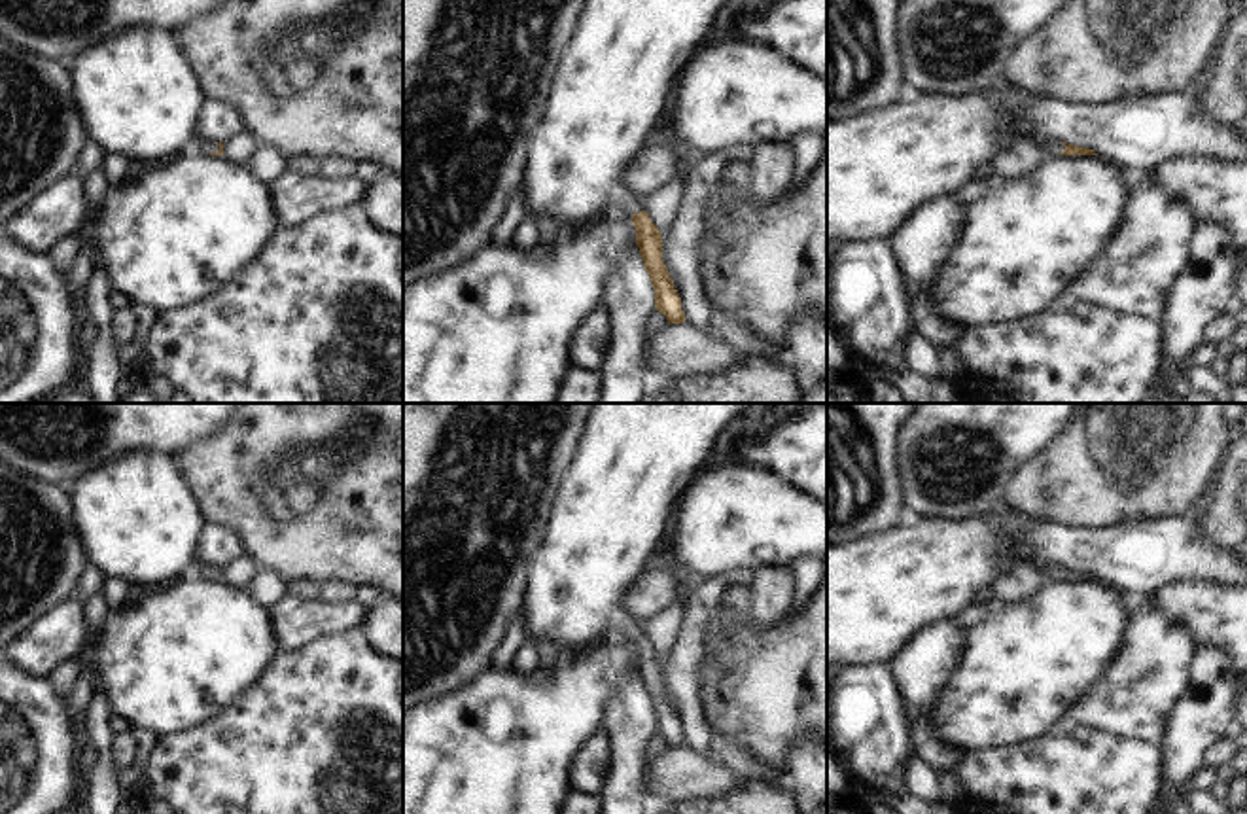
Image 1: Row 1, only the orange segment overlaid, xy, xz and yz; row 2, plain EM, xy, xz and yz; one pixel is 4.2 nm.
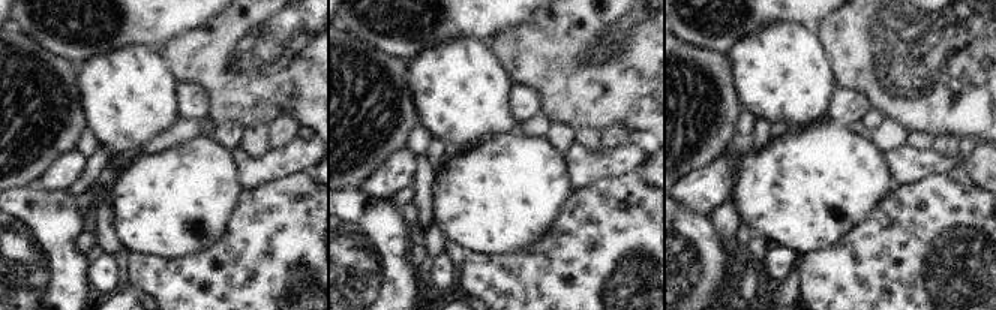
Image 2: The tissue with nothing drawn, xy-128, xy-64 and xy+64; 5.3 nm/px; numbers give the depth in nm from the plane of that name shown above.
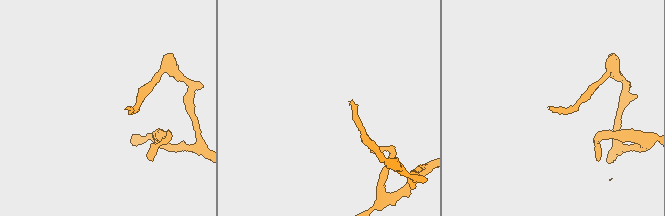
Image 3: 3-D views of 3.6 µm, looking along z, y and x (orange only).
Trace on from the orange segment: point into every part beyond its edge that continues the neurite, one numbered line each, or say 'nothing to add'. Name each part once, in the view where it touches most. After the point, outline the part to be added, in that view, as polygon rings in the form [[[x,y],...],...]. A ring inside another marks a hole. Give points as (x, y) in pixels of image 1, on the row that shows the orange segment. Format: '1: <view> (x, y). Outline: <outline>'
1: xy (135, 91). Outline: [[[131,27],[102,38],[66,59],[76,110],[91,138],[106,155],[125,155],[131,167],[163,163],[180,151],[216,153],[220,146],[197,131],[197,112],[204,102],[199,80],[189,68],[174,32],[157,27]]]

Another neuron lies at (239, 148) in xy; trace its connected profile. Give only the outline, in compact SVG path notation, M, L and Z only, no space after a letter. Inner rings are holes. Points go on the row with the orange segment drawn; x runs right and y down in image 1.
M242 129L235 136L231 136L229 142L223 144L223 157L237 165L246 165L255 146L257 144L250 136L250 133Z

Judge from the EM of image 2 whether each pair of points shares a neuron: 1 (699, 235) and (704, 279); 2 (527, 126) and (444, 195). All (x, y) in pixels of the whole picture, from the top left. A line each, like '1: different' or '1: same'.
1: same
2: different

